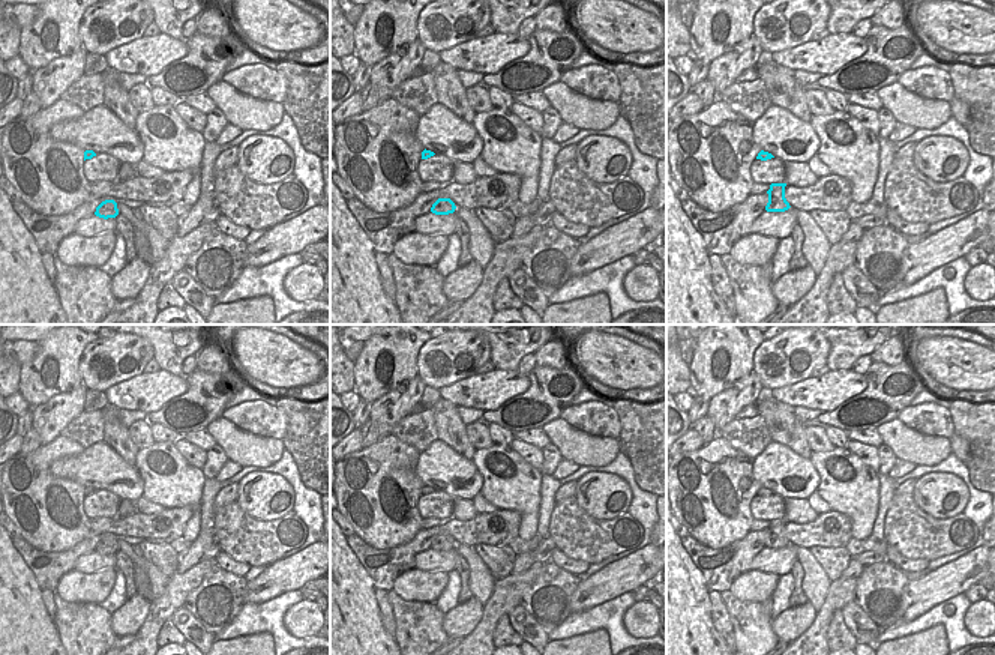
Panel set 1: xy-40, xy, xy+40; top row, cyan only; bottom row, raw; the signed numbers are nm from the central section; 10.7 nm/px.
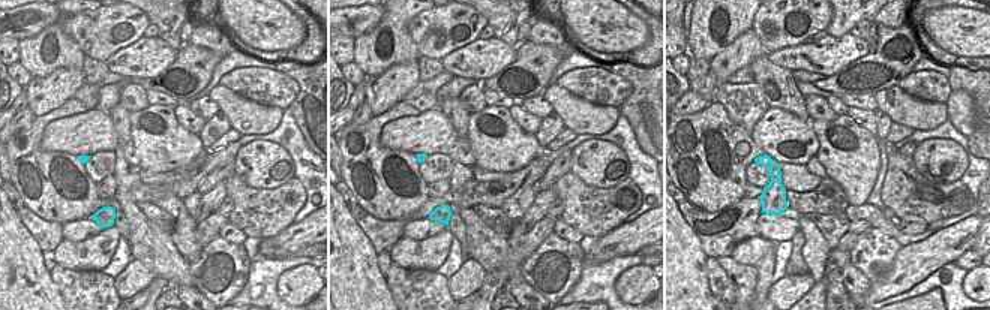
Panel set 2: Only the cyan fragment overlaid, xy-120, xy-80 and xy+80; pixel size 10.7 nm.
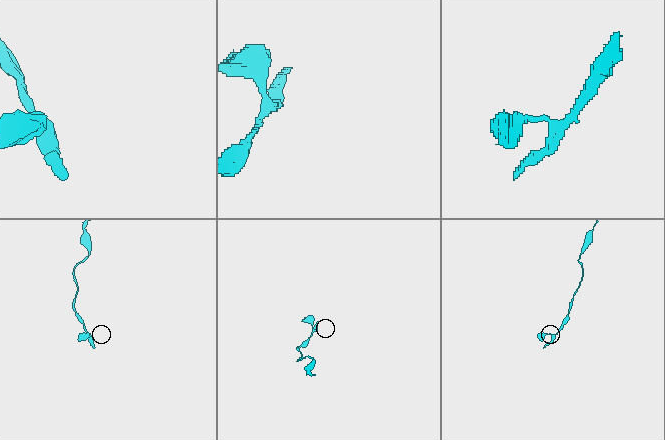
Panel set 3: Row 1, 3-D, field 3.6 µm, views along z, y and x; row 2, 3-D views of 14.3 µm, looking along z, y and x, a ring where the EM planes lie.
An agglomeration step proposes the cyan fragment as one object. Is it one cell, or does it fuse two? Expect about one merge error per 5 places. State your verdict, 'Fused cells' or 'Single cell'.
Single cell.

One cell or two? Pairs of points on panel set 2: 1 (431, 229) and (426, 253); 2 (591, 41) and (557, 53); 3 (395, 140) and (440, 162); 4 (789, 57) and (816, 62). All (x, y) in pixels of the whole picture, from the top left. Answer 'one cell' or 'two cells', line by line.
1: two cells
2: two cells
3: two cells
4: one cell

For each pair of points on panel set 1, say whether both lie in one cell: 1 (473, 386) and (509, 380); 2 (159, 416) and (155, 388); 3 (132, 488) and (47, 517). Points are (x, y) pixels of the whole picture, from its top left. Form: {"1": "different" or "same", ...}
{"1": "same", "2": "different", "3": "different"}

